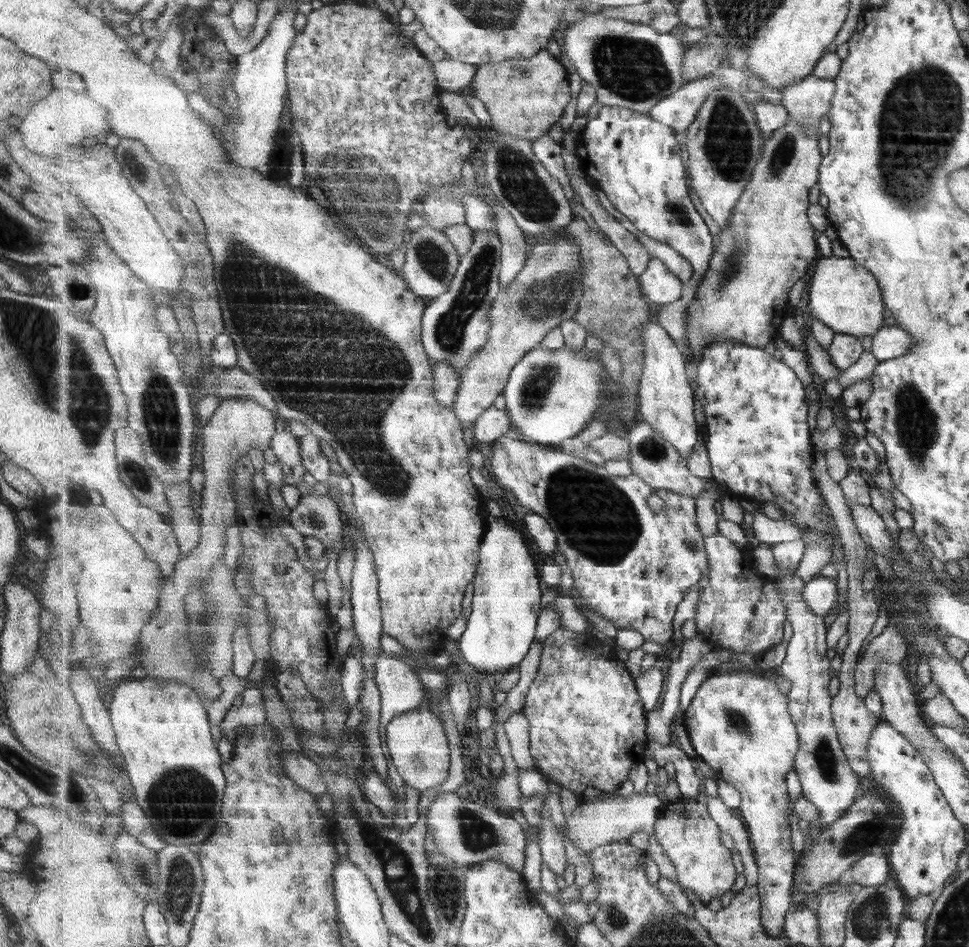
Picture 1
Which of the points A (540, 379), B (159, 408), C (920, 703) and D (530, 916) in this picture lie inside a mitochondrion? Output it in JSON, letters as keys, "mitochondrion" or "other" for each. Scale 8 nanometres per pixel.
{"A":"mitochondrion","B":"mitochondrion","C":"other","D":"other"}

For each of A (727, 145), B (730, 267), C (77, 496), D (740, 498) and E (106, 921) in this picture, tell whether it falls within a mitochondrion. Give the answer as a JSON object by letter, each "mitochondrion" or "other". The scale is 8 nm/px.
{"A":"mitochondrion","B":"mitochondrion","C":"other","D":"other","E":"other"}

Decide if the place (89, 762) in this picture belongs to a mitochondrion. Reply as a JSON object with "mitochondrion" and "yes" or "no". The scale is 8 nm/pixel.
{"mitochondrion":"yes"}

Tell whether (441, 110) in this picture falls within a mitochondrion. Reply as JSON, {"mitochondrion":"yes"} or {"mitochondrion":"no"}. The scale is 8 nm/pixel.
{"mitochondrion":"no"}

